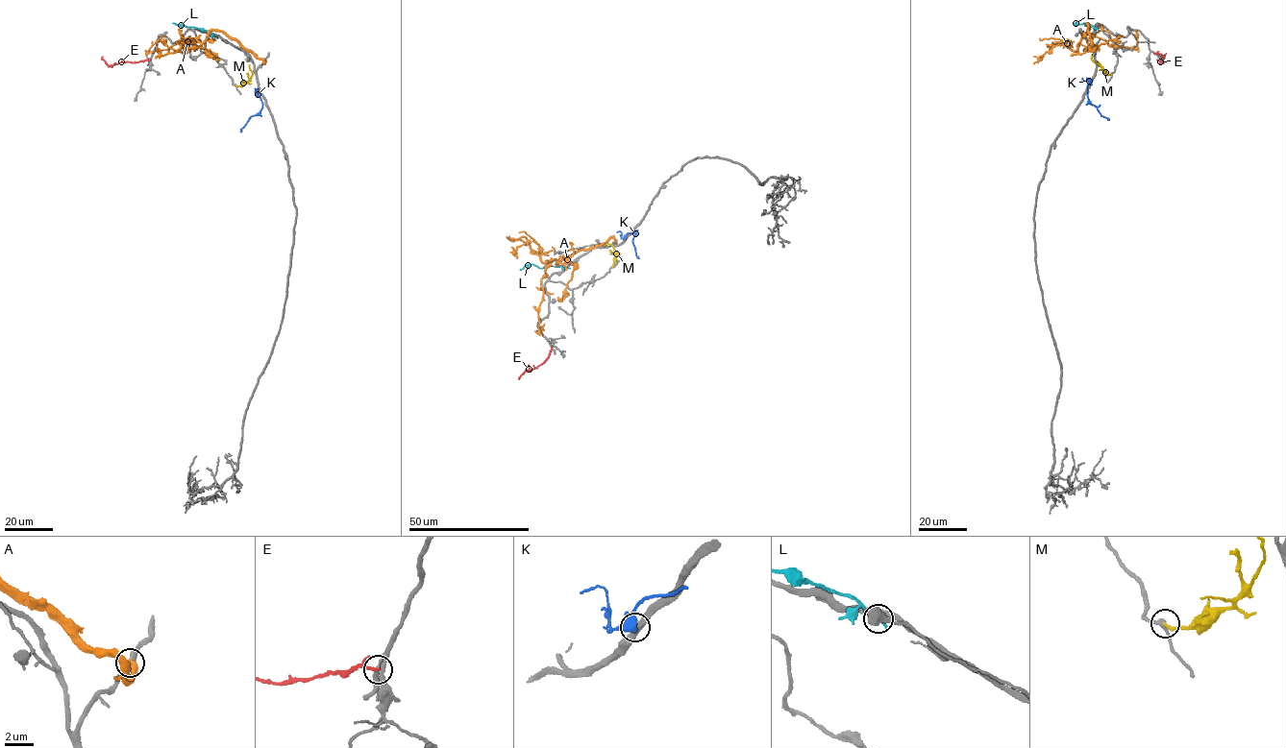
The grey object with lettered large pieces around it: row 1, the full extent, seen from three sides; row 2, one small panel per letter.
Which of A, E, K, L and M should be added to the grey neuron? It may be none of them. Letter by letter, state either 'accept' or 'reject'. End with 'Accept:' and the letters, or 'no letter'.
A: reject
E: reject
K: reject
L: reject
M: reject
Accept: no letter

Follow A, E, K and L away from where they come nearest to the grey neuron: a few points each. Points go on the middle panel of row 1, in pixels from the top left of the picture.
A: (615, 242), (611, 237), (564, 257), (556, 265), (556, 260), (551, 262), (541, 280), (539, 333), (544, 324)
E: (552, 347), (542, 363), (523, 373), (519, 379)
K: (626, 238), (627, 233), (634, 231), (632, 242), (639, 258)
L: (567, 268), (548, 265), (538, 268), (530, 264), (520, 269)

